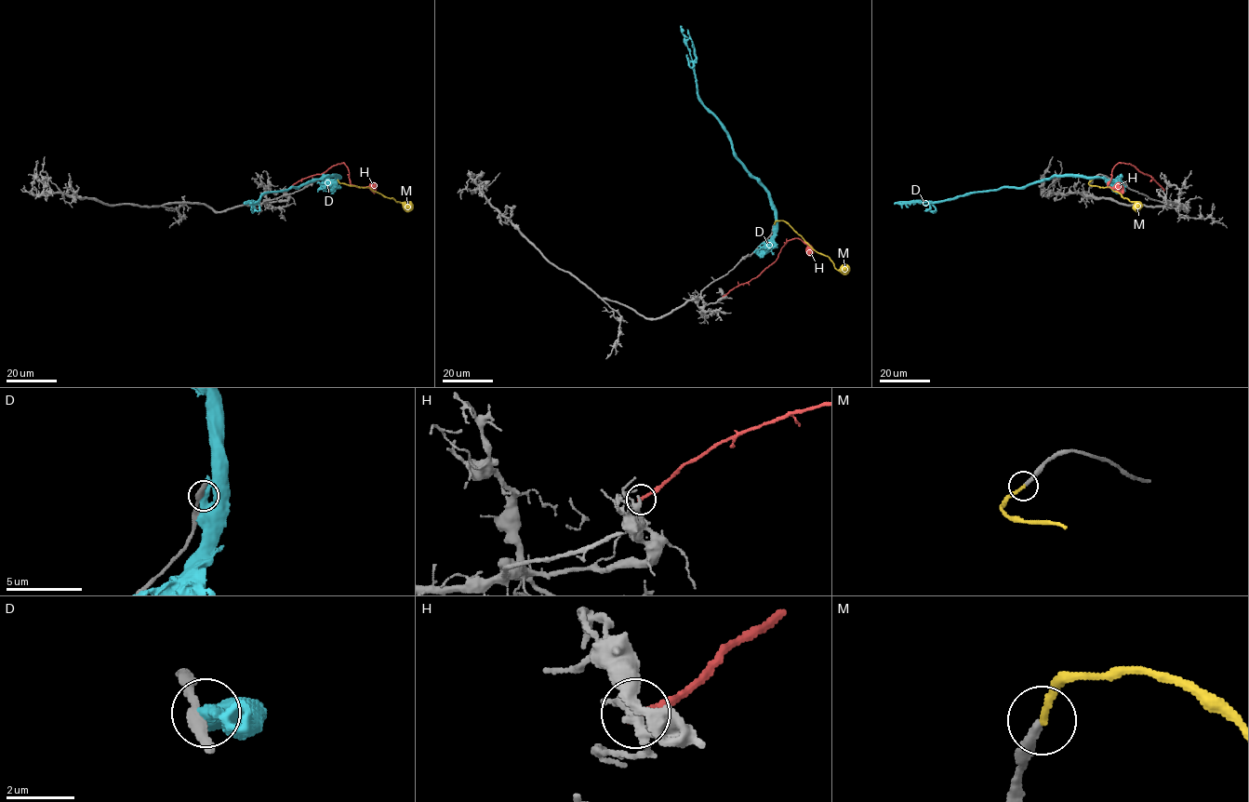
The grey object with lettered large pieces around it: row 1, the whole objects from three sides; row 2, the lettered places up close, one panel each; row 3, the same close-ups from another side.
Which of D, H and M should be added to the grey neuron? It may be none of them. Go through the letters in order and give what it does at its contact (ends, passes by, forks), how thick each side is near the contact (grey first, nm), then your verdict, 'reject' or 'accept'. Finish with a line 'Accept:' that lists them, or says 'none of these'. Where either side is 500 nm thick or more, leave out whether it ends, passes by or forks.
D: calibres 320 and 550 nm; reject
H: it ends; calibres 360 and 200 nm; reject
M: it ends; calibres 280 and 200 nm; accept
Accept: M

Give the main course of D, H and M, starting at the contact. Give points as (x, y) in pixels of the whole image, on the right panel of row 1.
D: (1095, 177), (1051, 176), (1019, 187), (974, 191), (931, 202), (894, 204)
H: (1163, 190), (1149, 175), (1130, 164), (1118, 163), (1112, 170), (1112, 178), (1107, 187), (1123, 193)
M: (1092, 180), (1089, 185), (1109, 187), (1123, 198), (1137, 202), (1139, 206), (1136, 208)

